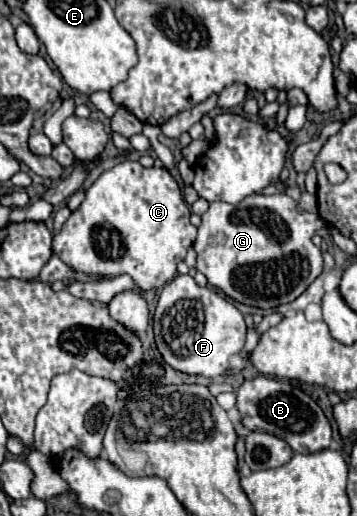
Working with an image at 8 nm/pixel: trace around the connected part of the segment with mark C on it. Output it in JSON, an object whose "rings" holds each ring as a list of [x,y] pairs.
{"rings":[[[122,161],[110,171],[104,171],[92,187],[86,191],[84,201],[62,229],[52,239],[54,253],[76,271],[84,273],[102,273],[110,279],[128,273],[142,291],[158,289],[164,283],[172,281],[178,271],[176,265],[186,257],[188,247],[192,247],[196,237],[196,227],[190,223],[190,209],[182,201],[182,193],[174,177],[162,167],[142,167],[138,161]]]}

